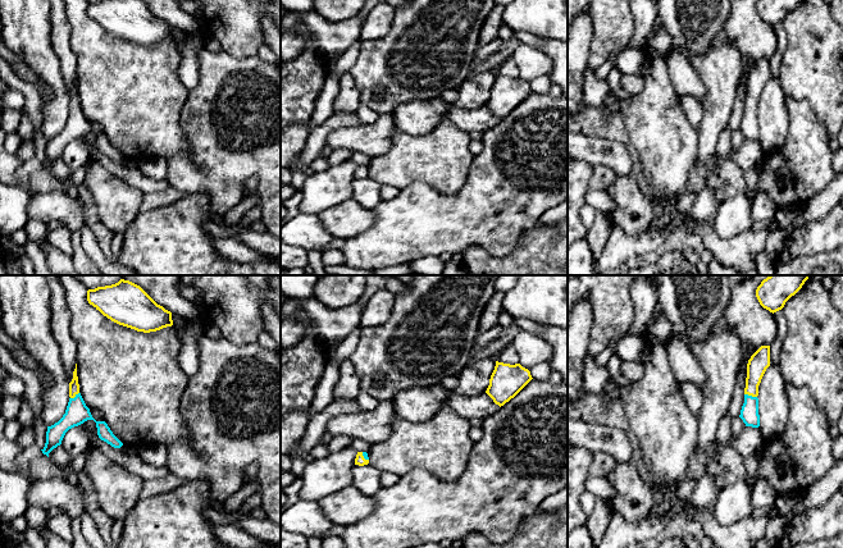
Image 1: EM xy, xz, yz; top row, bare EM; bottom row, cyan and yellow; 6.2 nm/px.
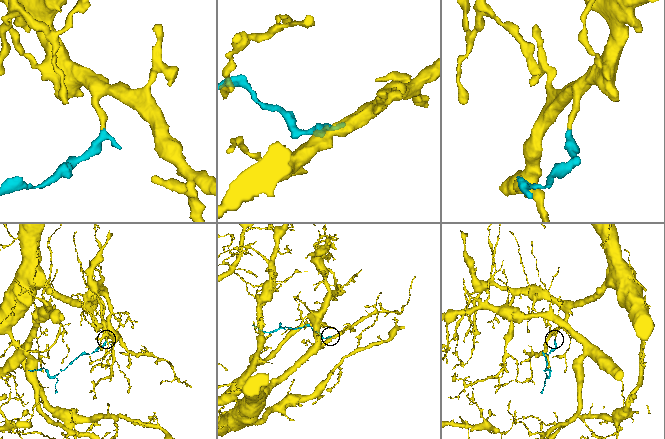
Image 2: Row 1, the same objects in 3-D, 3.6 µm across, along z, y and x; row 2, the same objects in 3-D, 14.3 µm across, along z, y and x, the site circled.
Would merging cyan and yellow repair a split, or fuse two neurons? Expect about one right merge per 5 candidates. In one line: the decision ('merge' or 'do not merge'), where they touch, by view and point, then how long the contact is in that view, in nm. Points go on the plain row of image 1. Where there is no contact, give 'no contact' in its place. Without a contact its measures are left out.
merge; contact yz (751, 109); length 80 nm

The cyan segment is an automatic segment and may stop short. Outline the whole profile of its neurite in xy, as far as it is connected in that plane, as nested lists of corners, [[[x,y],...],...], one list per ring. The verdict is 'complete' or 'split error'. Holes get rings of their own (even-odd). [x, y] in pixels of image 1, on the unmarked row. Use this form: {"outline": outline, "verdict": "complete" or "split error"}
{"outline": [[[77,77],[73,85],[73,92],[69,96],[69,115],[63,131],[51,140],[47,140],[46,145],[46,156],[45,160],[41,163],[44,168],[49,170],[49,166],[61,157],[61,154],[65,146],[87,133],[94,133],[97,141],[97,149],[101,154],[106,155],[114,161],[120,161],[123,156],[113,147],[110,141],[105,134],[96,134],[90,122],[86,119],[81,106],[79,106],[79,97],[77,90]]], "verdict": "split error"}

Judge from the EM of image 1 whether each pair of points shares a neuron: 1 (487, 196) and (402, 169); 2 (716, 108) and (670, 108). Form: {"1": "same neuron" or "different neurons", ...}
{"1": "different neurons", "2": "different neurons"}

